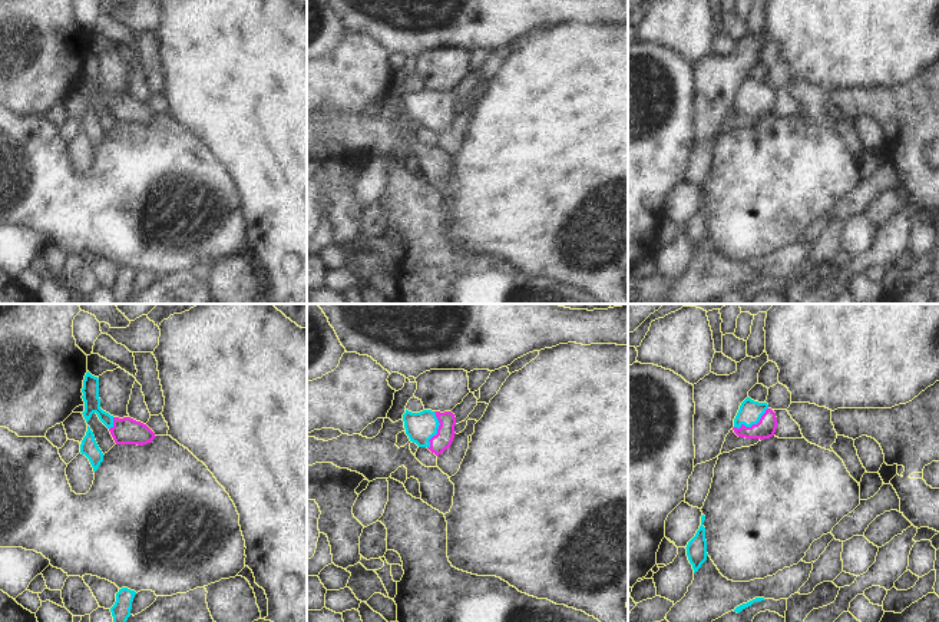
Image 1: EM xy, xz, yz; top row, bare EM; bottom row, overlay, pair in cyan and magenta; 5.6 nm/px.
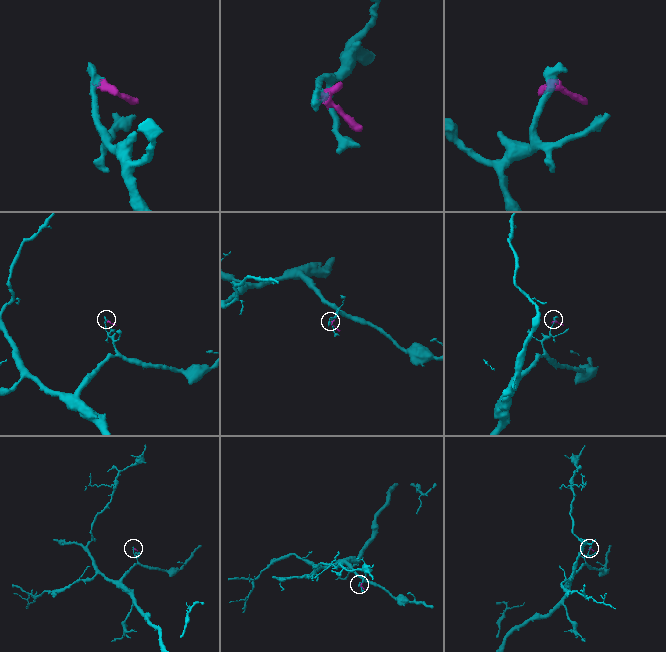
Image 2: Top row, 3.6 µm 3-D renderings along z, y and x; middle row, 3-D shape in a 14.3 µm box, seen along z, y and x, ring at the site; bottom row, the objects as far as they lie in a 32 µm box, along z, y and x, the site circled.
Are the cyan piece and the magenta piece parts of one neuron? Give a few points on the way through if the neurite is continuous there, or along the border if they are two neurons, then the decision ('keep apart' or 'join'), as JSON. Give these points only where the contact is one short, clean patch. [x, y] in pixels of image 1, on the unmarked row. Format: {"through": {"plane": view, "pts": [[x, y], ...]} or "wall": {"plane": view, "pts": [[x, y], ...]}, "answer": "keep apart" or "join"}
{"through": {"plane": "yz", "pts": [[750, 91], [753, 102], [760, 102], [766, 106]]}, "answer": "join"}

